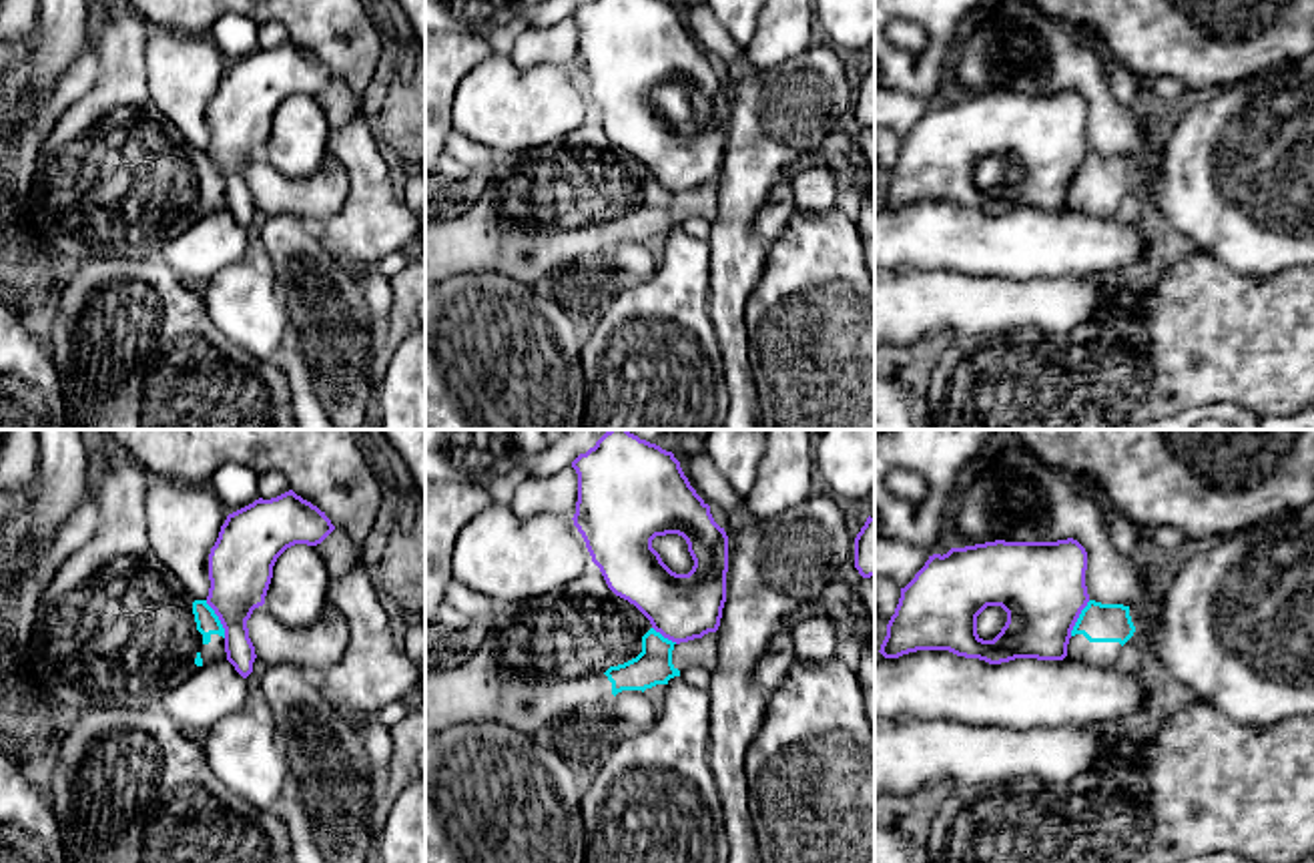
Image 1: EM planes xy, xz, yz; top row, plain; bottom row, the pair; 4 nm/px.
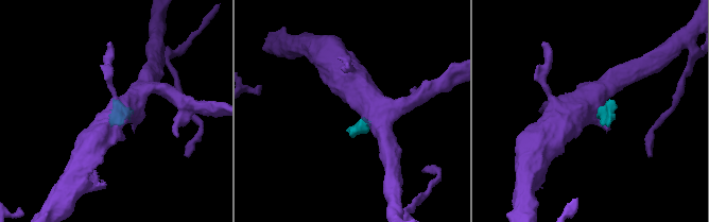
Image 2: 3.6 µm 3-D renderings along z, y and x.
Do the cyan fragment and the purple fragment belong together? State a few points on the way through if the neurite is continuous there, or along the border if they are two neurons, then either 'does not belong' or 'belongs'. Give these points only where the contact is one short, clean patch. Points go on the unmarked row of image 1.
border xy (205, 151), (225, 187); does not belong

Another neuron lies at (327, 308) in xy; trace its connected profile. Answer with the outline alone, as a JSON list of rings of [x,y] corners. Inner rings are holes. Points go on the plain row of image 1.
[[[269,215],[261,227],[261,245],[271,259],[271,275],[289,323],[299,331],[317,401],[335,429],[359,429],[373,397],[369,381],[375,359],[371,315],[359,283],[323,247],[313,223],[293,215]]]

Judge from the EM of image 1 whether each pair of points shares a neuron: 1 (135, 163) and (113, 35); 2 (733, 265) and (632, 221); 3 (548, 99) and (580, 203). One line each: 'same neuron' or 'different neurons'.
1: same neuron
2: different neurons
3: different neurons

